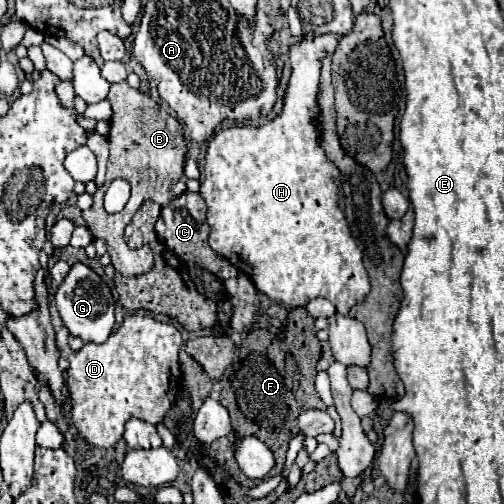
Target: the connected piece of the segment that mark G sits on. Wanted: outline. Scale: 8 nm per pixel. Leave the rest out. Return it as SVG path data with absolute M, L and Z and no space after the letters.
M76 261L62 285L56 291L54 305L74 337L80 337L84 343L104 343L114 327L114 299L108 285L102 281L98 273L94 273L88 265Z

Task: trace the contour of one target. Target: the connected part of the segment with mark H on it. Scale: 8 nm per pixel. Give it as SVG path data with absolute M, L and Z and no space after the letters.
M326 33L302 37L290 45L292 73L284 91L280 115L260 127L238 125L218 131L206 149L206 175L200 185L200 195L208 207L206 221L212 229L208 239L210 247L232 261L232 265L238 267L240 263L242 267L238 269L250 275L260 293L290 307L304 307L316 297L326 297L340 313L348 313L352 305L364 301L370 281L362 263L362 251L352 239L346 217L338 207L336 179L340 177L340 169L326 157L326 151L320 145L320 69L322 59L334 53L336 43L338 39Z

